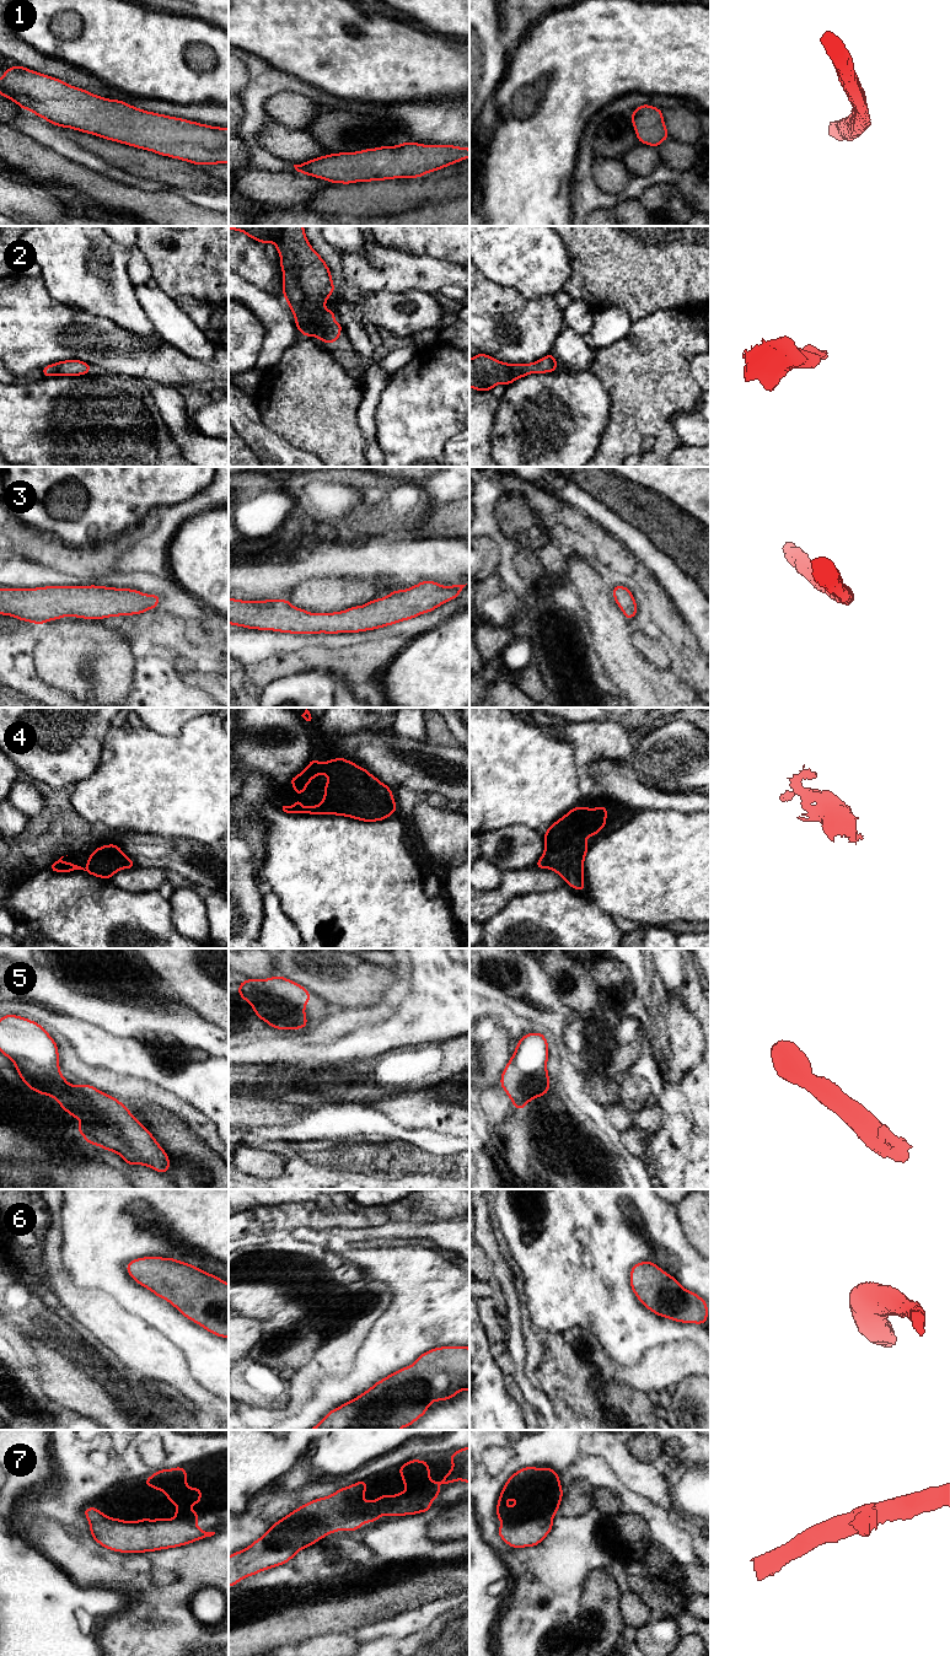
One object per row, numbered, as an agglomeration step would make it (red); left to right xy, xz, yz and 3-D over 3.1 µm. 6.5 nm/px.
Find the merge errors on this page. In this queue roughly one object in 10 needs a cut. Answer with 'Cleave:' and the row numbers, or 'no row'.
Cleave: no row

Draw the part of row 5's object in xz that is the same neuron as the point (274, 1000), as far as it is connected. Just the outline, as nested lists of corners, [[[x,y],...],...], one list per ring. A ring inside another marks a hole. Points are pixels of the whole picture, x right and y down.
[[[281,975],[241,982],[238,995],[273,1028],[300,1029],[308,1025],[305,1014],[311,1000],[308,990]]]

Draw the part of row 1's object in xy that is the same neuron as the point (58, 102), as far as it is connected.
[[[12,65],[4,71],[0,95],[60,128],[71,128],[195,166],[229,163],[229,128],[139,109],[22,65]]]

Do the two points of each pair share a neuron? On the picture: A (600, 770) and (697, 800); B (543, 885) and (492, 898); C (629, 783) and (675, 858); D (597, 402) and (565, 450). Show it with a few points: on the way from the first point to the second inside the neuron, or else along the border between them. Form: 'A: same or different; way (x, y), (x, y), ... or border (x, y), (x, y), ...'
A: same; way (624, 786), (642, 797), (672, 801)
B: same; way (531, 885), (511, 885), (504, 892)
C: different; border (674, 810), (640, 810), (638, 812)
D: same; way (585, 414), (569, 430), (568, 437)

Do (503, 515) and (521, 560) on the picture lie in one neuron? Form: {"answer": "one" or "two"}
{"answer": "two"}

